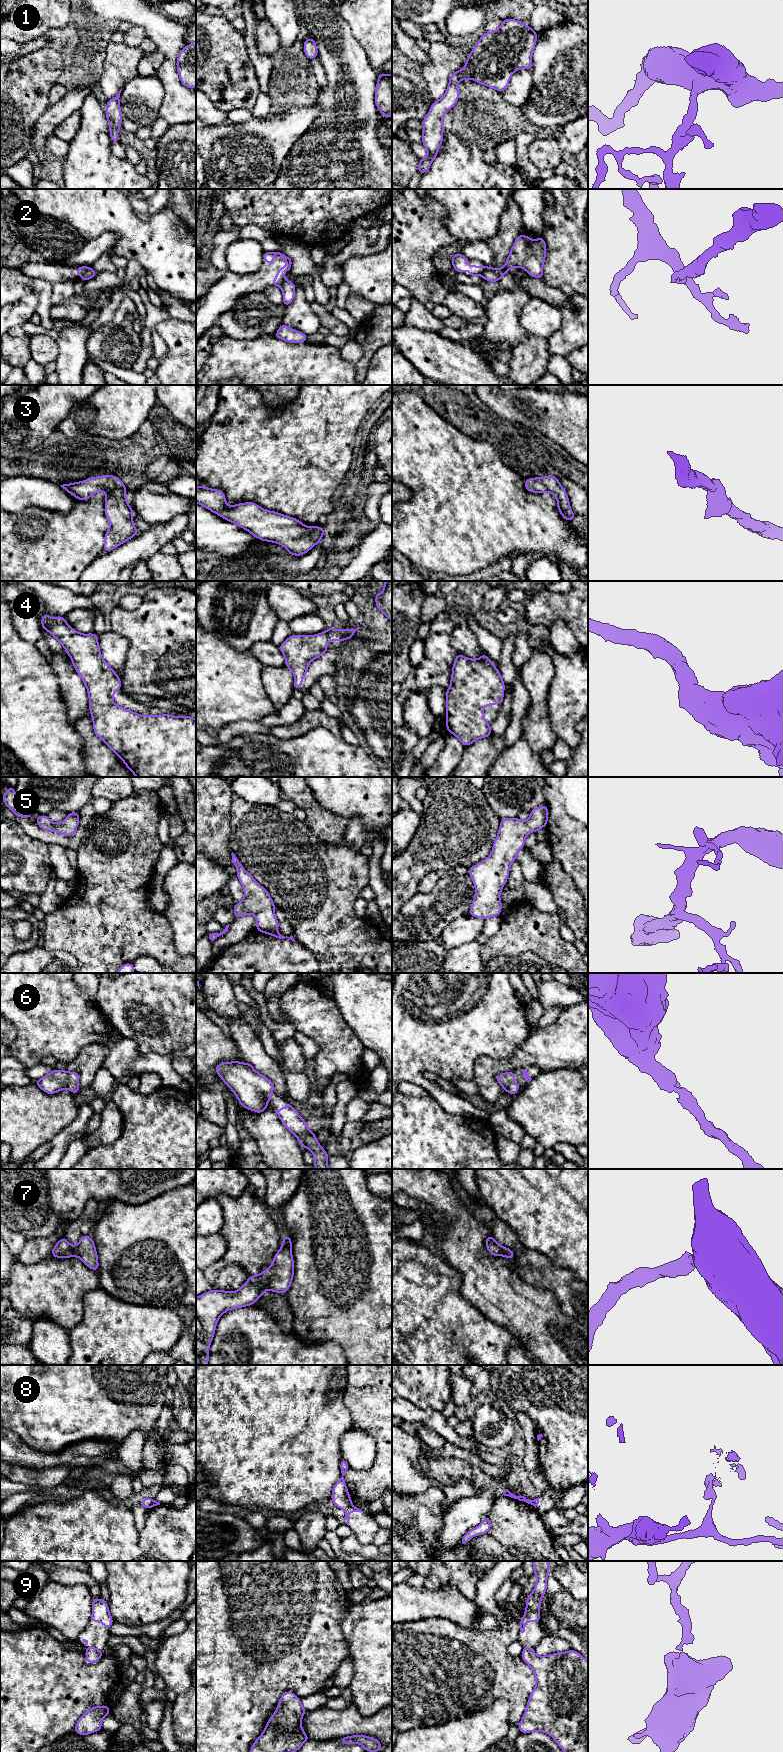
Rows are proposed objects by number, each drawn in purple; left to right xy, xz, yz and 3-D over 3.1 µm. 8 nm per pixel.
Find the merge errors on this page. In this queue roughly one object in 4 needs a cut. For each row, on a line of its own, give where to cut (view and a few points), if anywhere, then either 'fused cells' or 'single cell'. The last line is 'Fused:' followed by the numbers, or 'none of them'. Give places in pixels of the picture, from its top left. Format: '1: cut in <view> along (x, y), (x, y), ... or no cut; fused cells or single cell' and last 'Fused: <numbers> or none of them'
1: no cut; single cell
2: cut in xy along (89, 267), (81, 276); fused cells
3: no cut; single cell
4: no cut; single cell
5: no cut; single cell
6: no cut; single cell
7: no cut; single cell
8: cut in xz along (351, 1505), (345, 1510); fused cells
9: no cut; single cell
Fused: 2, 8

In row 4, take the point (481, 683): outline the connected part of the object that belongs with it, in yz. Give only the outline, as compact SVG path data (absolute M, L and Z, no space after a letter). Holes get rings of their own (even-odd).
M483 652L478 659L467 658L457 653L452 667L450 687L446 689L446 728L467 747L475 740L492 734L490 723L485 720L482 707L501 704L505 684L500 671Z

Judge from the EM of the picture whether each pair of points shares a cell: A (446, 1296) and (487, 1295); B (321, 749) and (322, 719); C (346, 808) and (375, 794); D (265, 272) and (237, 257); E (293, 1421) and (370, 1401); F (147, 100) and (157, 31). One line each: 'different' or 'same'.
A: different
B: different
C: same
D: different
E: different
F: different

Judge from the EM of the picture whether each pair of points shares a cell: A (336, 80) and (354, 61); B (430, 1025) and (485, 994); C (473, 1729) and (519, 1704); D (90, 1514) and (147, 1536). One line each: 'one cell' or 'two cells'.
A: one cell
B: one cell
C: two cells
D: two cells

